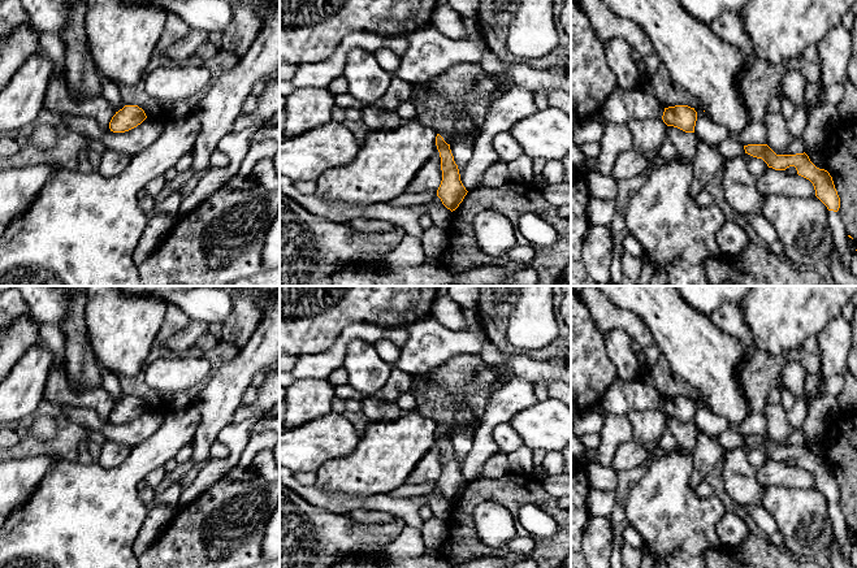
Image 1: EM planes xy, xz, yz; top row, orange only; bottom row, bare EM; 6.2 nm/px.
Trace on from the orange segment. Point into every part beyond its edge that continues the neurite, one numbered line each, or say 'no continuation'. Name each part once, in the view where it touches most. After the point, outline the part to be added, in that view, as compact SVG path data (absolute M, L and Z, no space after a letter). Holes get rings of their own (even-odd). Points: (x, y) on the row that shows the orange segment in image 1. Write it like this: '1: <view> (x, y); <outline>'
no continuation

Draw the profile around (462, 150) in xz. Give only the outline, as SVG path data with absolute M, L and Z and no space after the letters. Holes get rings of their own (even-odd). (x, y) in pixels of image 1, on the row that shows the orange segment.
M466 139L455 140L450 144L450 149L454 156L454 161L458 165L459 174L462 177L462 173L464 172L467 164L472 157L472 142Z

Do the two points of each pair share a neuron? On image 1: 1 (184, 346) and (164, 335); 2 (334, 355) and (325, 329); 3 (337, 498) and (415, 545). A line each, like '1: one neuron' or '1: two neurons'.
1: two neurons
2: two neurons
3: two neurons

